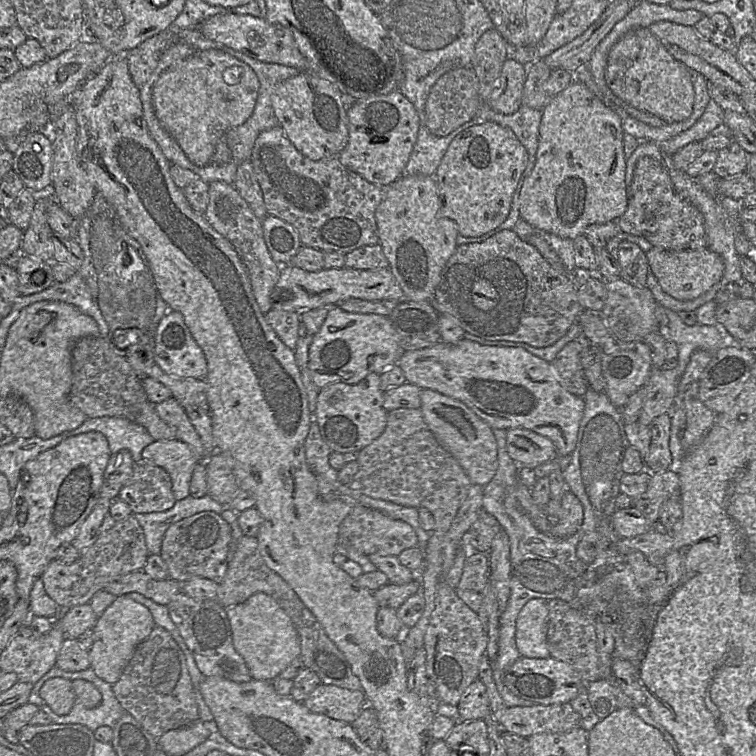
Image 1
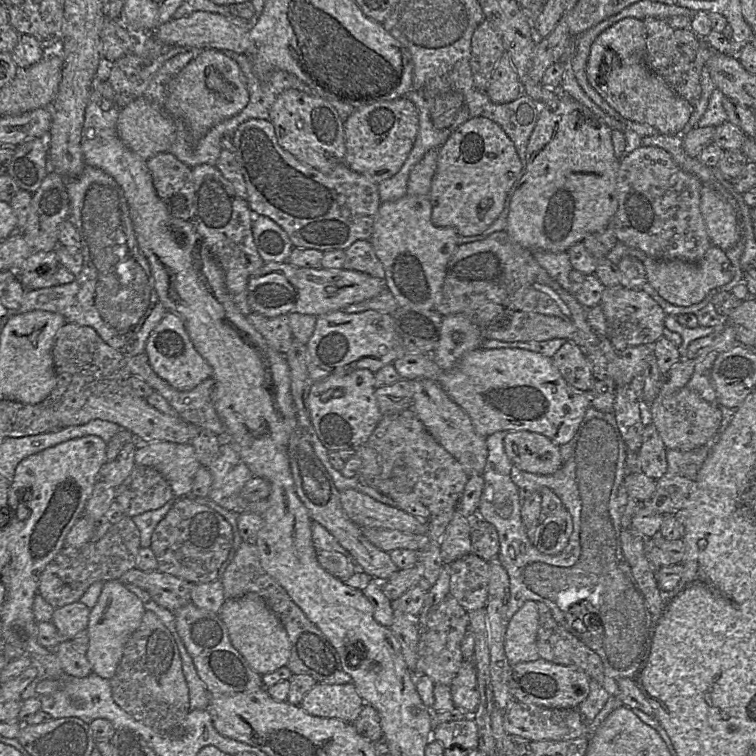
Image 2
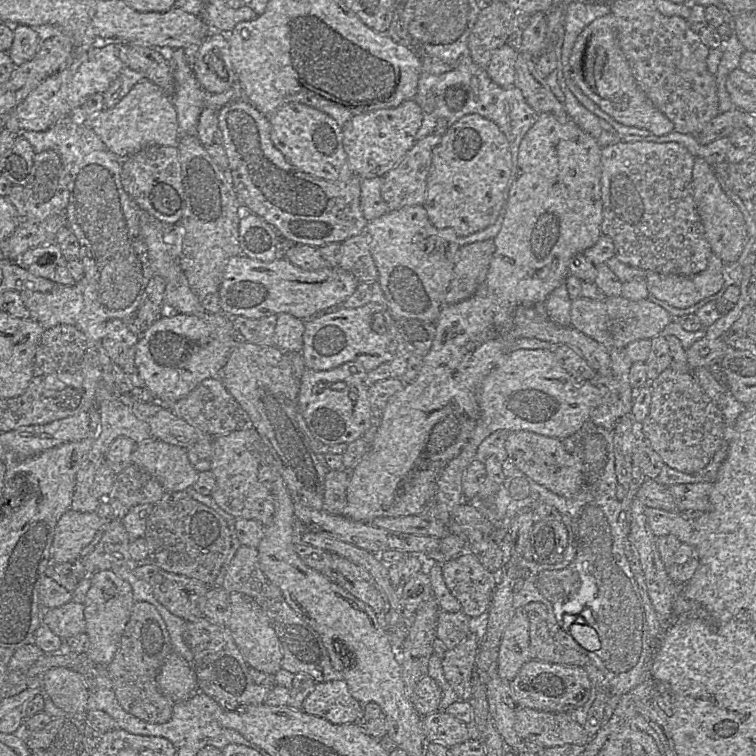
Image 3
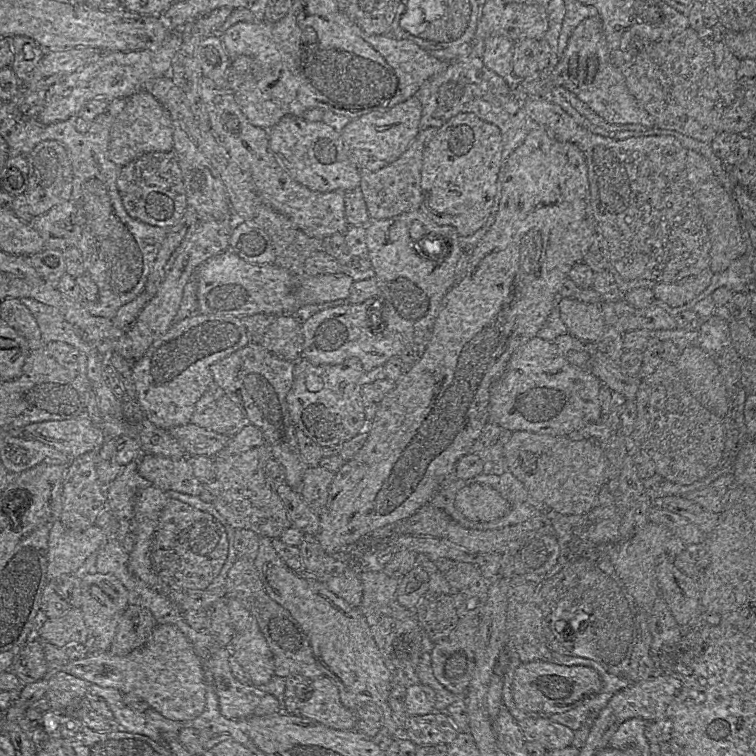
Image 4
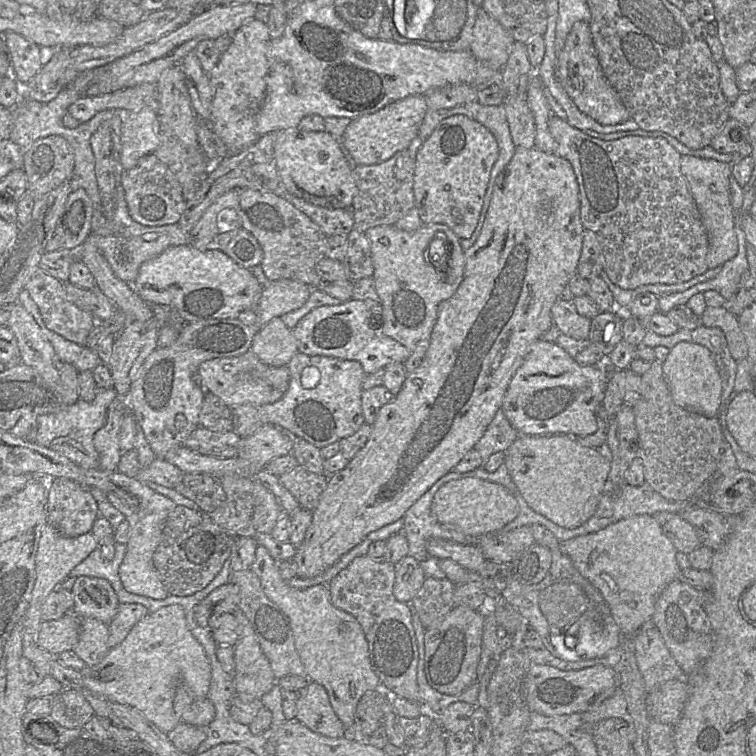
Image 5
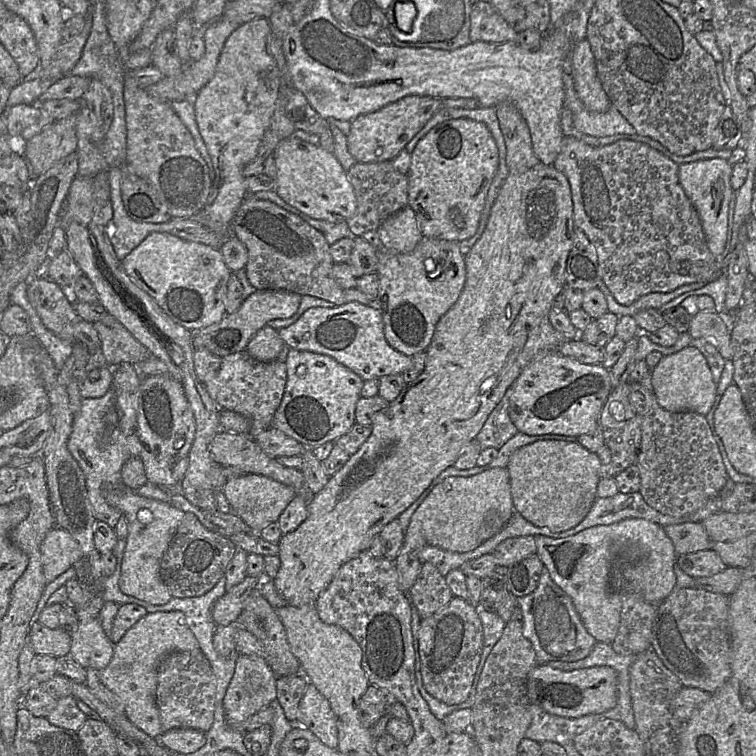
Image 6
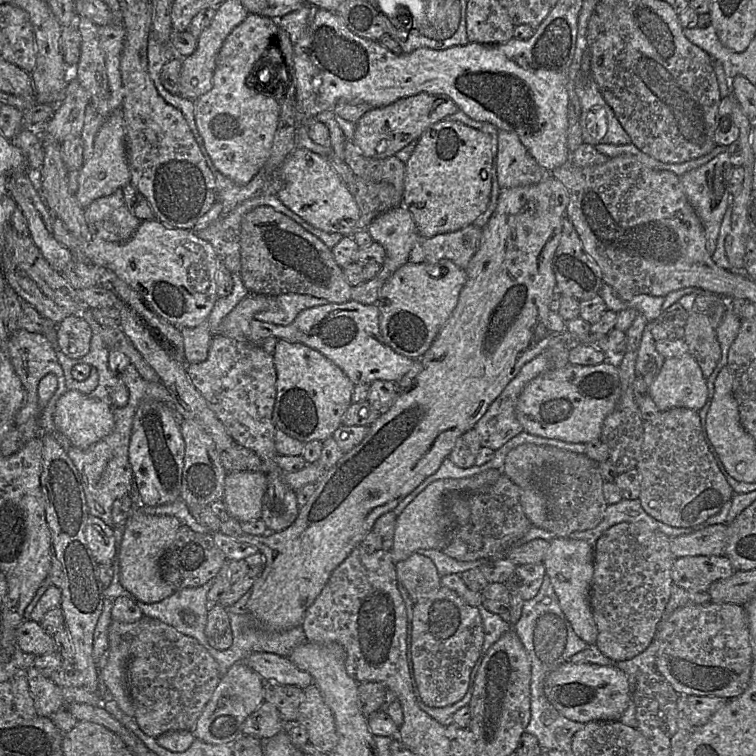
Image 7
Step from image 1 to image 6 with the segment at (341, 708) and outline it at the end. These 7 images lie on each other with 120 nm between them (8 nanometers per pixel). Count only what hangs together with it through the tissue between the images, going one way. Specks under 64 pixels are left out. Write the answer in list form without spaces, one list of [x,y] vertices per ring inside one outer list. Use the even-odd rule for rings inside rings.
[[[308,683],[299,702],[296,721],[309,729],[319,740],[330,748],[338,746],[338,729],[335,715],[327,699]]]

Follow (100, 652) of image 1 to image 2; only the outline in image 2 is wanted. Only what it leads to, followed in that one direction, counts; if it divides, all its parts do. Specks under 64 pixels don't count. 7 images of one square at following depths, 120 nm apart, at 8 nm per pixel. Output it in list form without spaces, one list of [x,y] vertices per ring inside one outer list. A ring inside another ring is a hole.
[[[119,580],[104,582],[97,603],[90,610],[87,626],[89,647],[85,654],[92,672],[108,680],[115,675],[124,647],[133,632],[140,626],[145,611],[140,599]]]

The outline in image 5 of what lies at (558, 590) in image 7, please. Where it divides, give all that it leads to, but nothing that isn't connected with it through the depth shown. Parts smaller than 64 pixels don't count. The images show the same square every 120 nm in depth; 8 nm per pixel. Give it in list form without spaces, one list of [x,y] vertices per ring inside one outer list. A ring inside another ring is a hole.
[[[651,515],[621,519],[598,532],[561,542],[543,525],[533,524],[531,529],[536,543],[550,550],[560,548],[600,591],[624,637],[633,637],[646,622],[651,622],[661,592],[670,582],[680,579],[677,550]]]

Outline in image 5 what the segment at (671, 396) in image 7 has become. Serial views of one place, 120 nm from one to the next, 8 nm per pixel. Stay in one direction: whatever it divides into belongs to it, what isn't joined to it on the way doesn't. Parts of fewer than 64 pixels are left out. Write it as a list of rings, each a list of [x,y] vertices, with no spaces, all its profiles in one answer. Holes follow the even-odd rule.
[[[680,342],[670,349],[662,363],[662,370],[677,406],[707,418],[717,418],[722,403],[722,382],[716,363],[707,348],[693,342]]]

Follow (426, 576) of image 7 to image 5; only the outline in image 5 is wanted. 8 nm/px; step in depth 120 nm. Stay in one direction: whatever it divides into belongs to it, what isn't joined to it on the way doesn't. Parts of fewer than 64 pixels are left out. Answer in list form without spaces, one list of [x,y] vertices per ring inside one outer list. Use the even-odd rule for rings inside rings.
[[[426,577],[422,587],[411,602],[425,629],[441,620],[454,607],[455,584],[447,578]]]

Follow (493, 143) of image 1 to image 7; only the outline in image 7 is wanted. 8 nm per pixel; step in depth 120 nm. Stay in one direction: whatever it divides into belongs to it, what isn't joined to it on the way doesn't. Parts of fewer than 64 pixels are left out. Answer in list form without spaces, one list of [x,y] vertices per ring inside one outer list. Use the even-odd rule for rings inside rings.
[[[440,121],[423,131],[405,163],[402,206],[411,213],[417,233],[422,237],[455,232],[472,225],[485,212],[491,194],[491,179],[491,137],[459,122]]]

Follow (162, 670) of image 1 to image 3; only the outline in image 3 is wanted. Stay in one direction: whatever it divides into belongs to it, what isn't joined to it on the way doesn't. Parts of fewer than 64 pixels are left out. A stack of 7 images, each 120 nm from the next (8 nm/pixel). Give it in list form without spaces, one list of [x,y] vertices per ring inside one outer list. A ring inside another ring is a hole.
[[[135,602],[117,652],[107,666],[112,689],[126,712],[153,724],[163,724],[171,719],[175,702],[161,693],[156,677],[172,652],[169,633],[156,608],[147,602]]]

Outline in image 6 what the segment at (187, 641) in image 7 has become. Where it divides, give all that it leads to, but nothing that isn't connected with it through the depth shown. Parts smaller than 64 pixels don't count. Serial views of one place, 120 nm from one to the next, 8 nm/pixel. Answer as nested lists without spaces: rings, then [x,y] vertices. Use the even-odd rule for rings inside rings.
[[[201,650],[174,652],[160,664],[156,704],[163,733],[188,728],[206,733],[214,721],[216,678],[211,664]]]

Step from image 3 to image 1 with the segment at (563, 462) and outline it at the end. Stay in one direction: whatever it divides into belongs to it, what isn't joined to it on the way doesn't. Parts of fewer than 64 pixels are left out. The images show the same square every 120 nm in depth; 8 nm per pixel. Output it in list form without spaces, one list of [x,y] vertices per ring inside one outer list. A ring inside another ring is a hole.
[[[524,428],[506,432],[506,450],[519,467],[535,467],[558,457],[553,442],[545,436]]]

